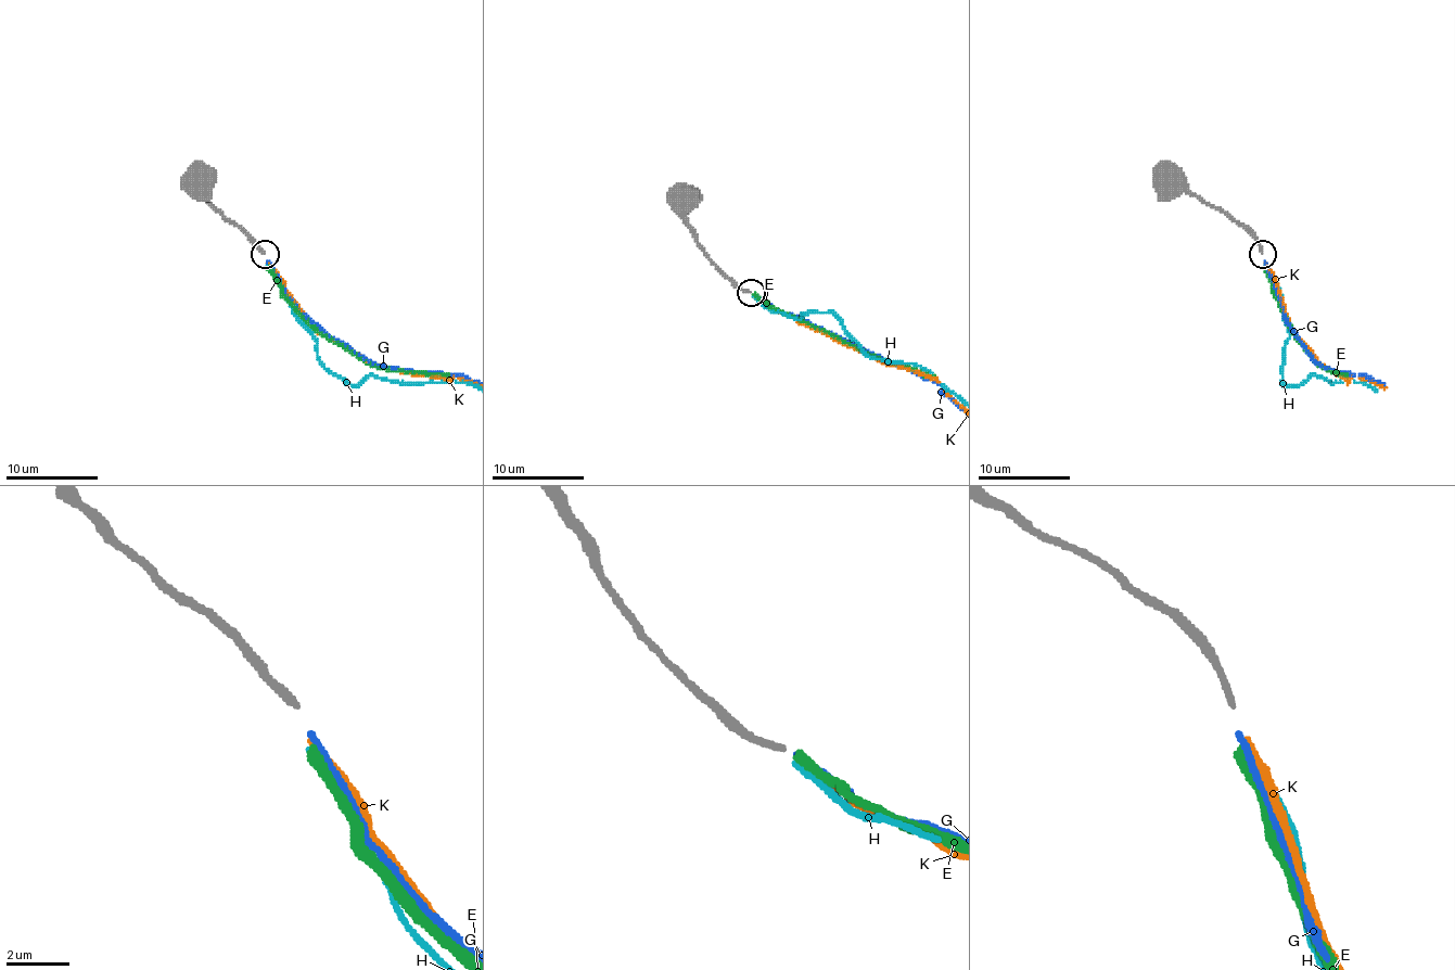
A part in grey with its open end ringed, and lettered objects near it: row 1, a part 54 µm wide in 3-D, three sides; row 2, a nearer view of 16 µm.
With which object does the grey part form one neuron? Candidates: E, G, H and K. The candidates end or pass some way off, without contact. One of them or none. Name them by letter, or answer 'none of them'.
G

